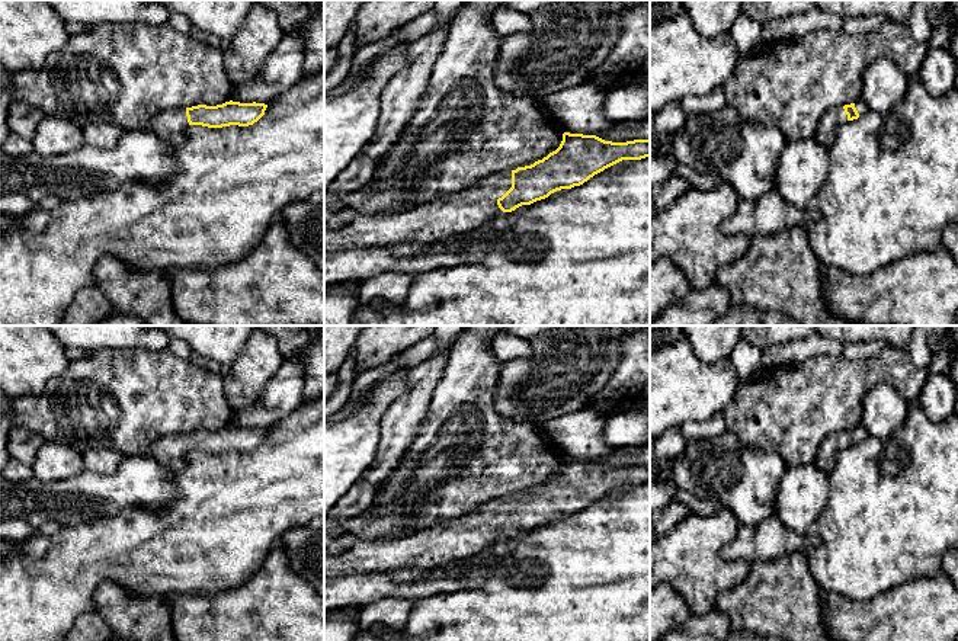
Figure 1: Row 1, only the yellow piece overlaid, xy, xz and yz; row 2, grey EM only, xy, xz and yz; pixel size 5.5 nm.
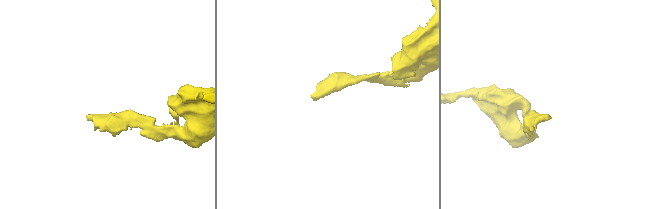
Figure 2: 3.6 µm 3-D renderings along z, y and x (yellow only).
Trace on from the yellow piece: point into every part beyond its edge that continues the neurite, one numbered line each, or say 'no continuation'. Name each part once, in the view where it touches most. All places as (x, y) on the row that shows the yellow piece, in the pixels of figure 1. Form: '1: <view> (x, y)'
1: xz (461, 212)

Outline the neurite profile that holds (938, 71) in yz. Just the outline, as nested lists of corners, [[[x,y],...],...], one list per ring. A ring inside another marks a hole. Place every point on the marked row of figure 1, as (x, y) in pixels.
[[[929,49],[917,77],[930,96],[939,97],[955,89],[958,61],[949,49]]]

